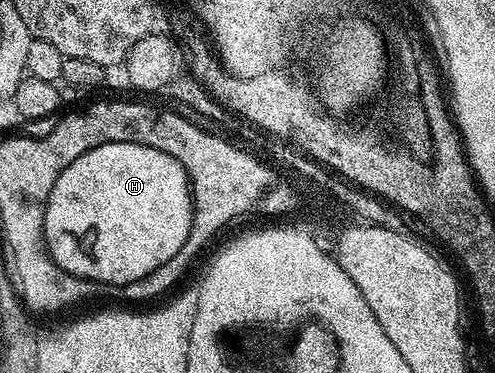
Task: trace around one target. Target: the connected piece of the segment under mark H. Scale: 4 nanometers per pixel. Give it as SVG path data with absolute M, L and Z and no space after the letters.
M113 142L112 144L102 144L81 154L81 158L77 158L77 162L73 162L73 166L69 166L59 175L47 199L47 209L43 219L43 240L47 243L47 252L51 255L51 261L67 275L78 276L84 282L96 280L99 284L131 286L135 281L148 276L153 270L165 266L165 262L169 262L169 258L173 258L177 254L177 250L181 250L181 246L185 246L185 238L189 238L192 215L191 183L187 180L187 172L183 169L183 163L161 150L153 150L153 146L141 146L133 142Z

